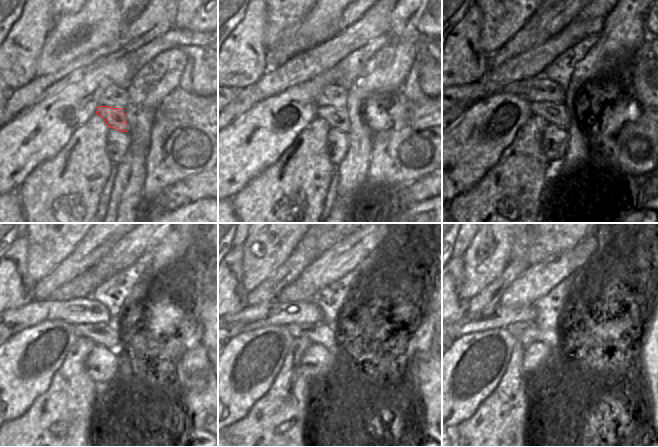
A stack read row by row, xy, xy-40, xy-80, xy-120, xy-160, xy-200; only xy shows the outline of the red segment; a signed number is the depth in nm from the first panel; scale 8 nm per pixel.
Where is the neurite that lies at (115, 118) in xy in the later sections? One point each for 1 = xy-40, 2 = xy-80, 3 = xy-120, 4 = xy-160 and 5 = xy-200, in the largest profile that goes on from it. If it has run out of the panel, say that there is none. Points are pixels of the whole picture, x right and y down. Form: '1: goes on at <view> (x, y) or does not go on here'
1: goes on at xy-40 (338, 118)
2: goes on at xy-80 (556, 114)
3: goes on at xy-120 (107, 335)
4: goes on at xy-160 (321, 333)
5: goes on at xy-200 (550, 337)

